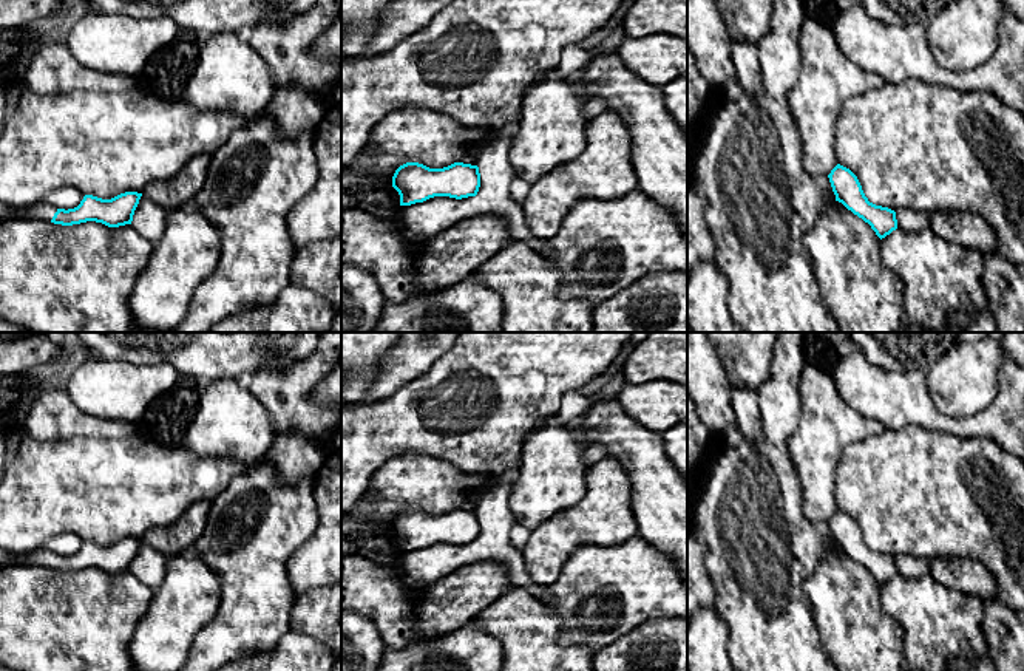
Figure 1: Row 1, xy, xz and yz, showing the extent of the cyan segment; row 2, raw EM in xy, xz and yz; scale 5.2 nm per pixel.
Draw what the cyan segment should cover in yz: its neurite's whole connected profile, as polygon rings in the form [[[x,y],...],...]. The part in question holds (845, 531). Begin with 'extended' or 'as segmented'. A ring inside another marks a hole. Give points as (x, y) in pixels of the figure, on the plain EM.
as segmented; [[[837,510],[828,521],[836,547],[871,572],[882,586],[897,575],[896,558],[868,547],[857,523]]]

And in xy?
extended; [[[125,538],[111,546],[85,541],[77,553],[68,557],[40,547],[19,553],[14,561],[6,560],[6,564],[43,566],[62,572],[96,567],[108,574],[119,574],[131,571],[141,543],[142,540],[137,538]]]

